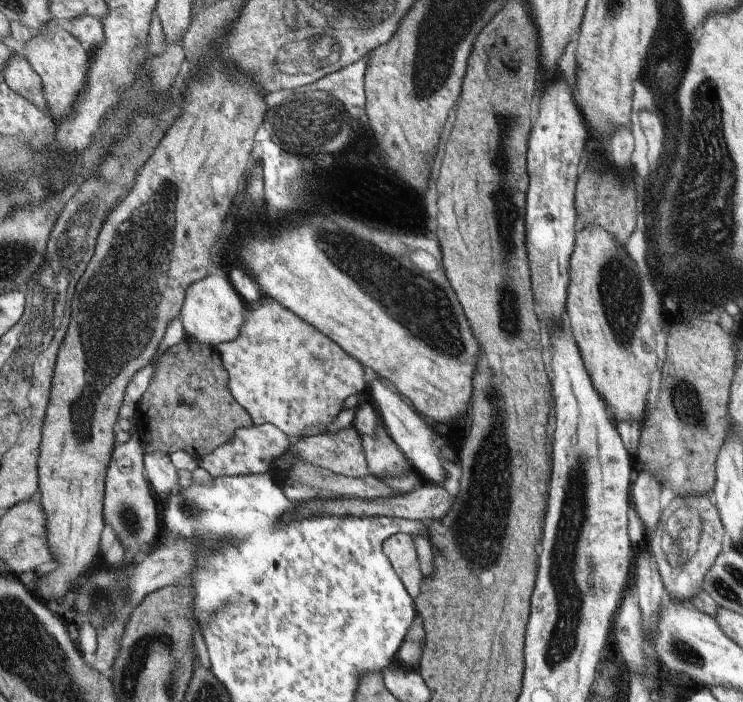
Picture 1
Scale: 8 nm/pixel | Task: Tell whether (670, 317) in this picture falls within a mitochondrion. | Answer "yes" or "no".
no

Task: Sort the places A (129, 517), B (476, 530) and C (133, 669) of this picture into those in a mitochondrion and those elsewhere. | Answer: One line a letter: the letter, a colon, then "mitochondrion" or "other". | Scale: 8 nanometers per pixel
A: mitochondrion
B: mitochondrion
C: mitochondrion

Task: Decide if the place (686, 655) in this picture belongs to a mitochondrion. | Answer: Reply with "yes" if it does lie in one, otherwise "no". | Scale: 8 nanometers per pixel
yes

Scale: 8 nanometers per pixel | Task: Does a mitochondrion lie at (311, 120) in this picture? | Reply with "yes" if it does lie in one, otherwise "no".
yes

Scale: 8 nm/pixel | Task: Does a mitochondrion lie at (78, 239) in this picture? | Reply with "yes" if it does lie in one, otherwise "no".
yes

